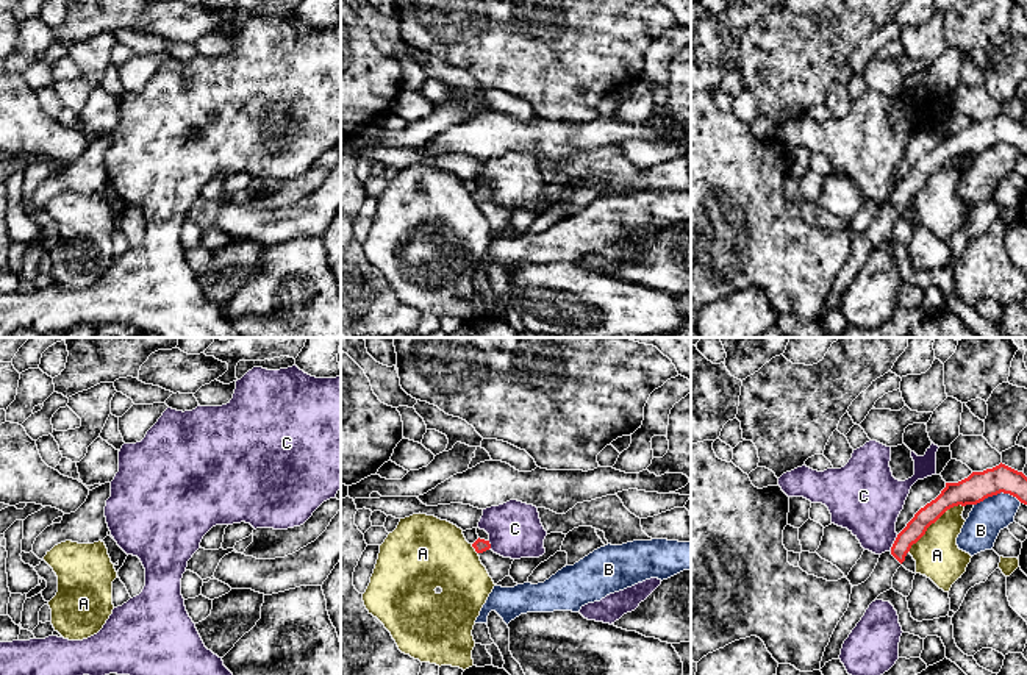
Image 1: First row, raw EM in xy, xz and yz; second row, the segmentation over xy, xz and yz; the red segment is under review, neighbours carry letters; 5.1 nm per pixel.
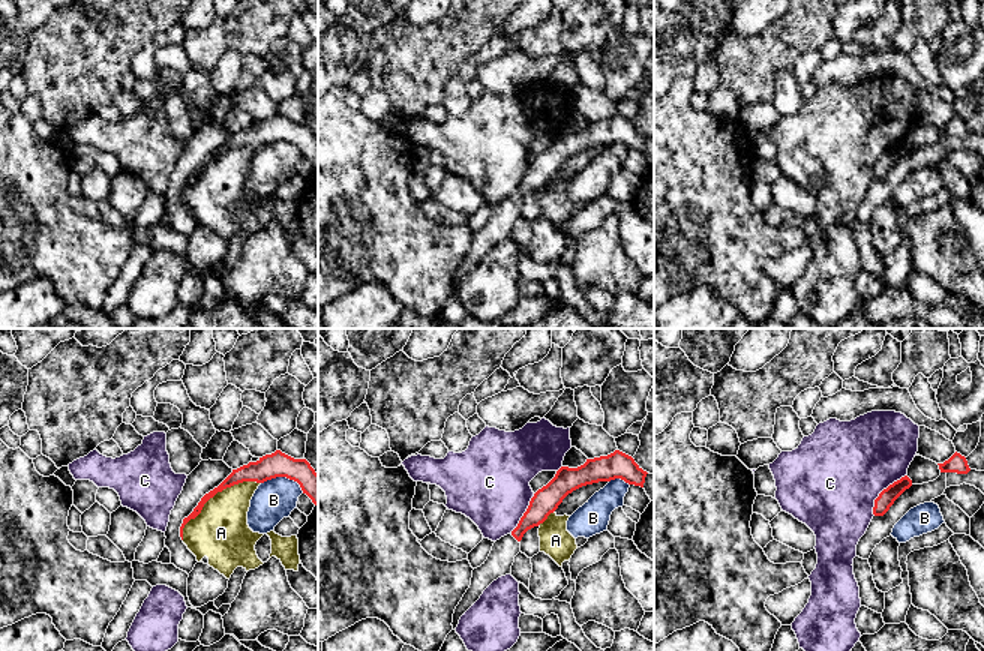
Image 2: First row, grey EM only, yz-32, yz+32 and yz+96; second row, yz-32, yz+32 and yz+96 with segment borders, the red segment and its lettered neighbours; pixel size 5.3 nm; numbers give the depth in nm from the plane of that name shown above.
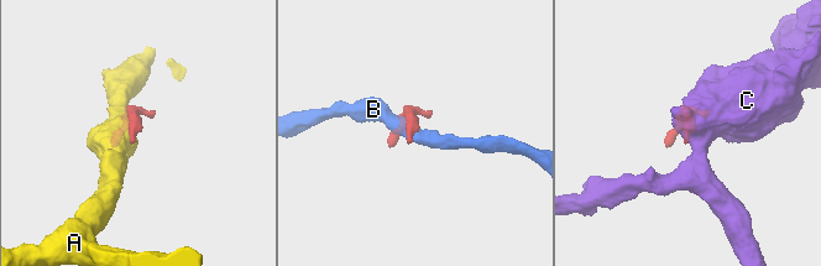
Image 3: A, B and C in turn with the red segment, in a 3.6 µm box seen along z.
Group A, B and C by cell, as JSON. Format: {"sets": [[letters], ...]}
{"sets": [["A"], ["B"], ["C"]]}

